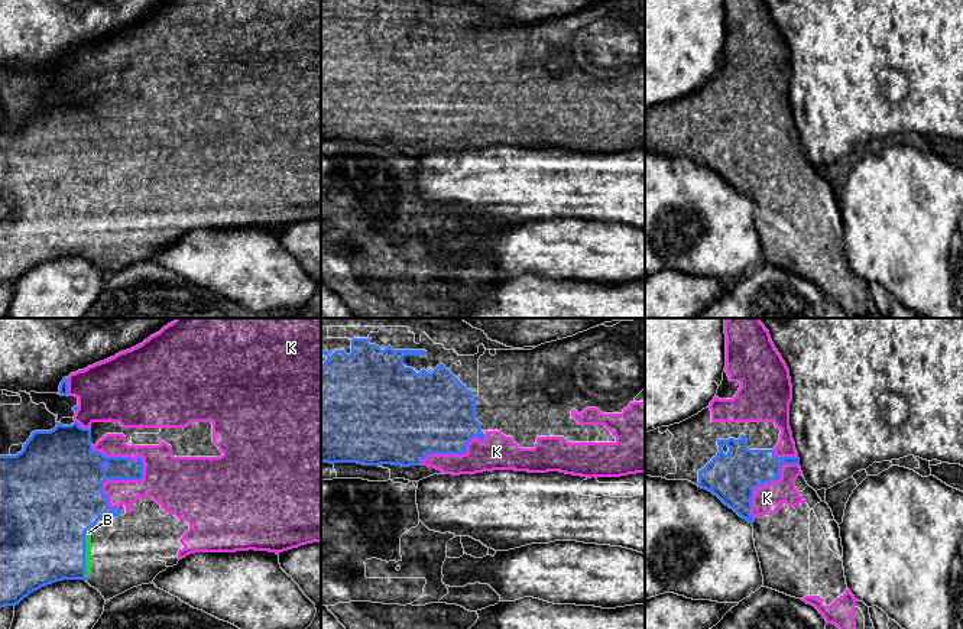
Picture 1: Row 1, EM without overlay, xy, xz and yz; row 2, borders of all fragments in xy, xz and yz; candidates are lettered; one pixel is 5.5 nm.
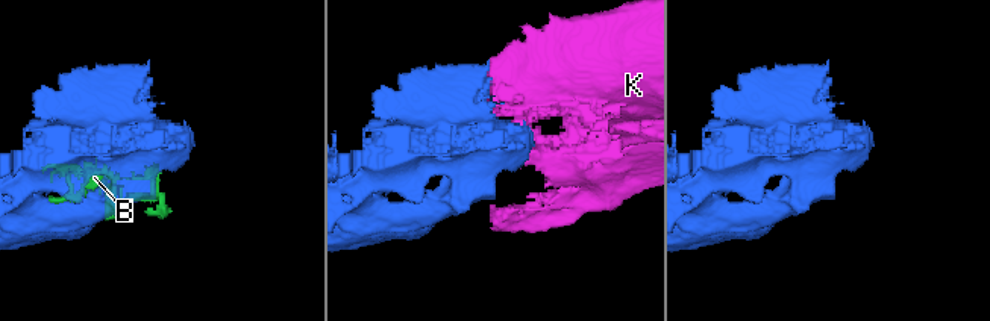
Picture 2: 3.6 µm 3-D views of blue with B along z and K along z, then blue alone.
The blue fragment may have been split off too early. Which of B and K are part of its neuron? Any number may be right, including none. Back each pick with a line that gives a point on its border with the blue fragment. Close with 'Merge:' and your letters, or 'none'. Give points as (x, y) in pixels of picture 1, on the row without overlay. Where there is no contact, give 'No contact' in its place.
B: Touches blue at xy (84, 227)
K: Touches blue at xy (142, 153)
Merge: B, K

